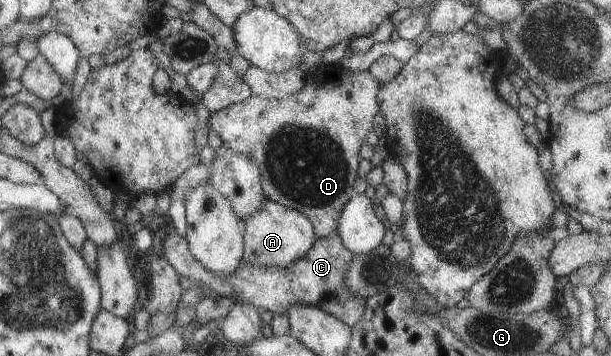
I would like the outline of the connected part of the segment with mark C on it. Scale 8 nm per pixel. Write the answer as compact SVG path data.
M174 231L164 233L162 239L163 258L176 271L180 277L186 277L190 283L202 283L204 287L214 290L220 297L230 297L236 303L248 303L254 308L261 308L273 315L287 315L288 307L294 303L300 305L312 305L322 313L336 317L346 326L354 326L365 307L365 299L350 293L350 289L344 285L344 277L348 271L348 263L353 254L342 245L337 232L330 233L327 237L316 238L312 246L300 259L292 261L286 267L274 268L265 266L246 265L240 262L232 275L210 275L202 265L193 261L187 242Z

